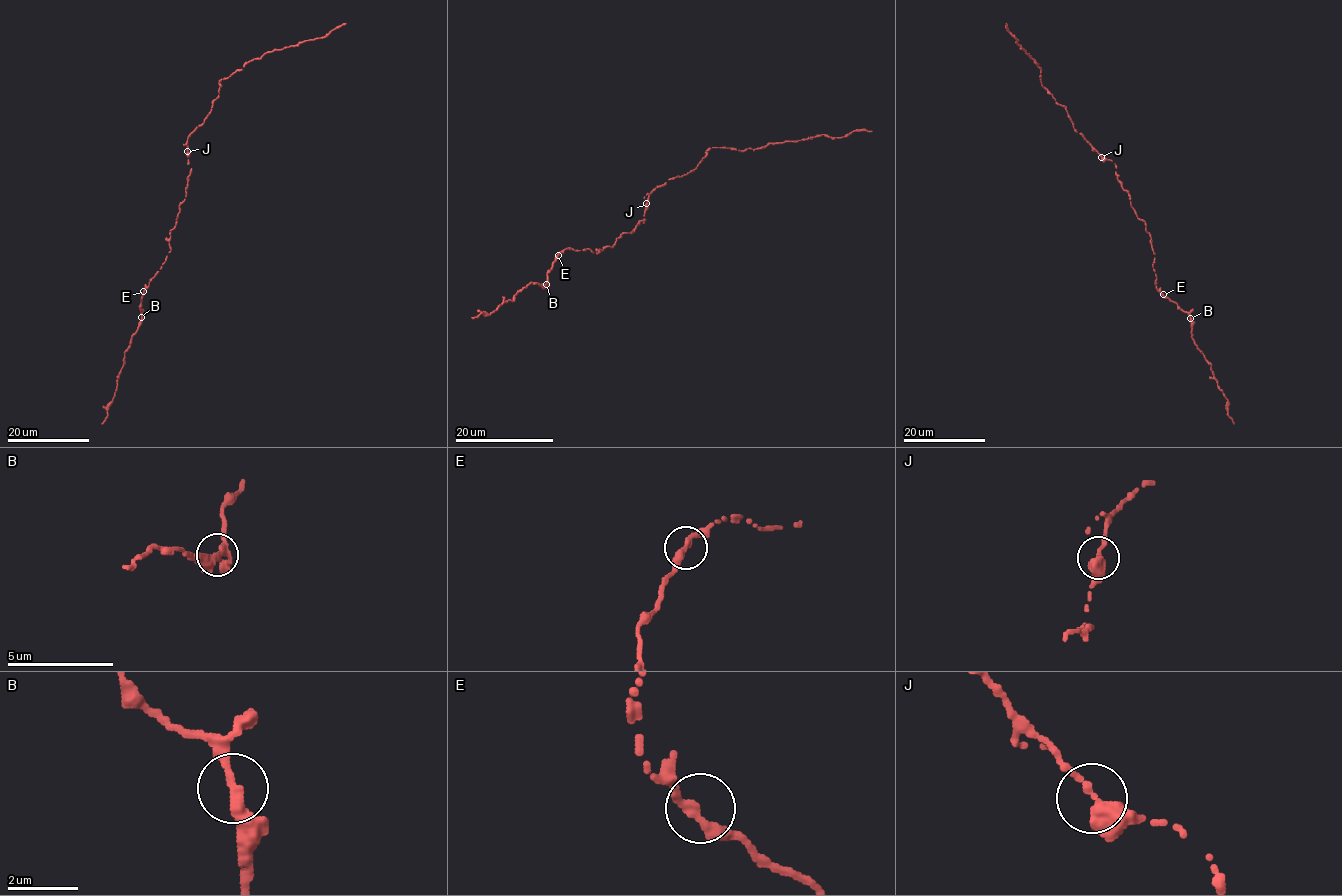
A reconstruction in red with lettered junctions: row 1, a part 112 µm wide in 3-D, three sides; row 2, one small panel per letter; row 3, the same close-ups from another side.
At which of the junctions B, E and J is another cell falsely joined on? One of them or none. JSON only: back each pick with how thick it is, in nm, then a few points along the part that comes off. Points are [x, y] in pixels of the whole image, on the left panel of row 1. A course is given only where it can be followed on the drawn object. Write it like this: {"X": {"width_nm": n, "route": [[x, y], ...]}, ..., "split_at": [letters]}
{"split_at": []}

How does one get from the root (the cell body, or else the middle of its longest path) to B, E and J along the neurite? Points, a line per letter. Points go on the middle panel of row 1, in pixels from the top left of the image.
B: (637, 225), (631, 233), (624, 233), (612, 247), (606, 246), (600, 253), (565, 249), (547, 273), (546, 284)
E: (637, 225), (631, 233), (624, 233), (612, 247), (606, 246), (598, 250), (600, 253), (568, 247), (558, 255)
J: (637, 225), (645, 220), (642, 219), (646, 203)

